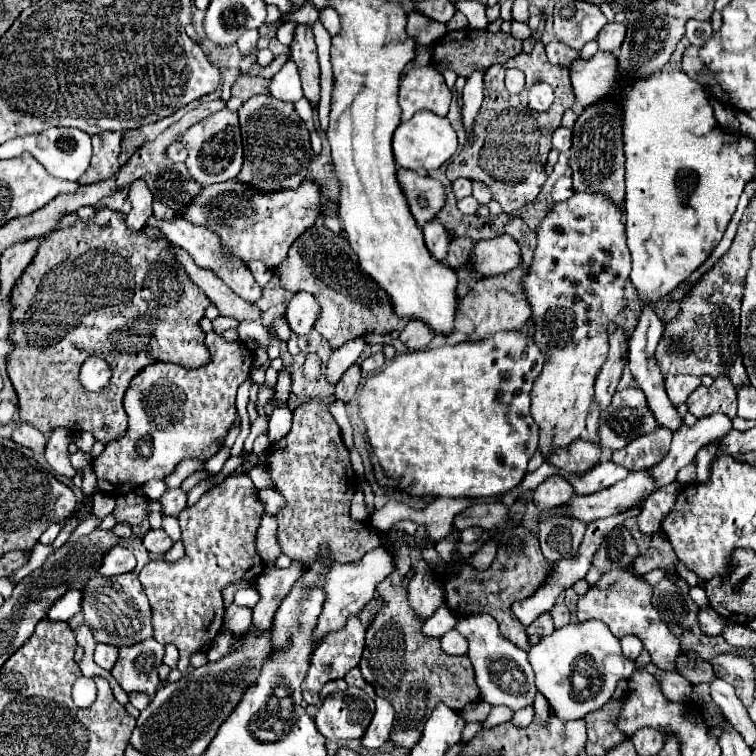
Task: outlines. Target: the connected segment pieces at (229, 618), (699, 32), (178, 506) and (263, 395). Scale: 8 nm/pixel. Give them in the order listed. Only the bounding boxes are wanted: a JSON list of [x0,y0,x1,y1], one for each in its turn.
[[224,605,252,633],[686,19,712,49],[160,487,188,517],[256,385,272,416]]

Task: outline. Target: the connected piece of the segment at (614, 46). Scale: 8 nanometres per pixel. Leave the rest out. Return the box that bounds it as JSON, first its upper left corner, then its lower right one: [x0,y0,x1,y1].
[598,23,626,53]

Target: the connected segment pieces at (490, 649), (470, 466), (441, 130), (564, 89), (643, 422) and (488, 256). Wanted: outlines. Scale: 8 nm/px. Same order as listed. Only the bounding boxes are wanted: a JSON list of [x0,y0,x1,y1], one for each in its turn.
[[454,613,536,711],[358,331,546,499],[392,109,458,171],[446,41,576,213],[600,389,660,451],[472,235,520,277]]

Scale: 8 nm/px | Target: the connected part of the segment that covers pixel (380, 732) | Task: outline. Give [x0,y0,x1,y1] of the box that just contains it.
[362,697,394,749]

